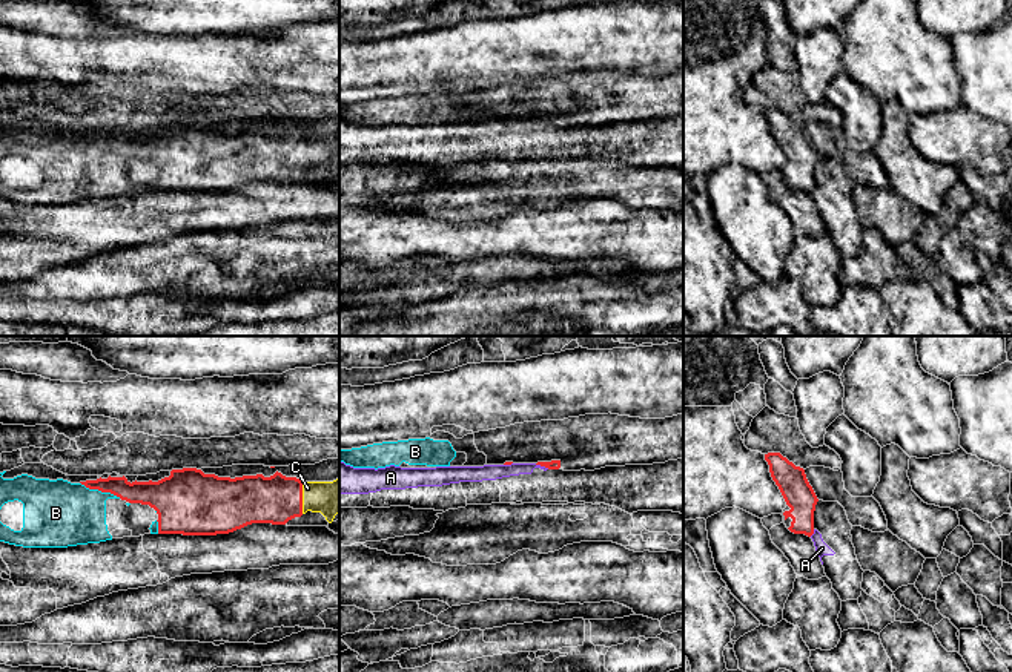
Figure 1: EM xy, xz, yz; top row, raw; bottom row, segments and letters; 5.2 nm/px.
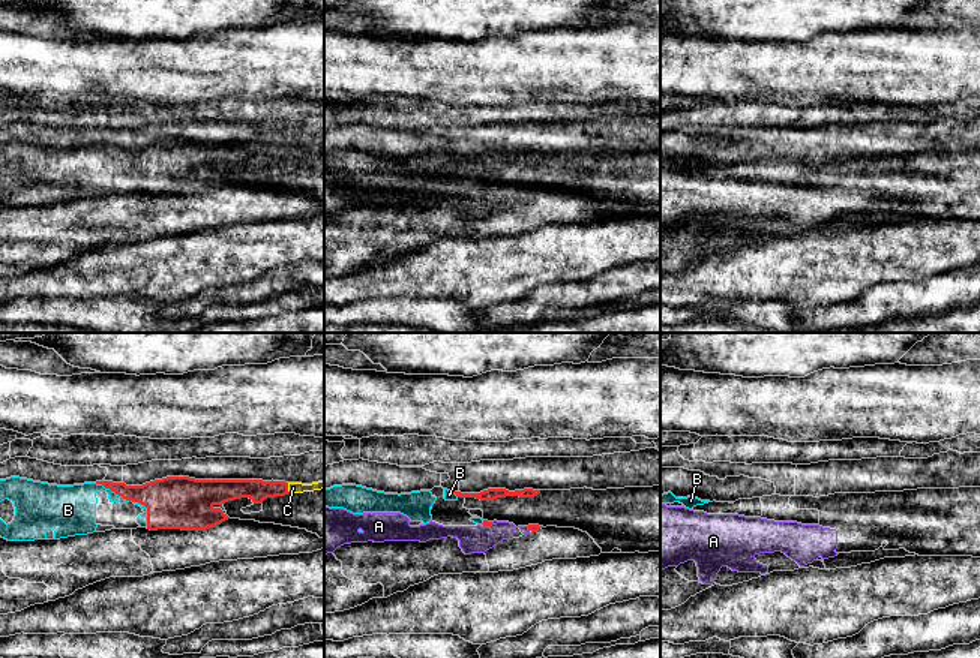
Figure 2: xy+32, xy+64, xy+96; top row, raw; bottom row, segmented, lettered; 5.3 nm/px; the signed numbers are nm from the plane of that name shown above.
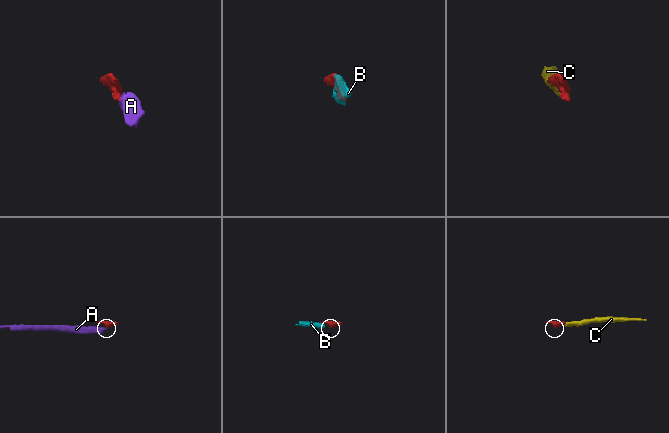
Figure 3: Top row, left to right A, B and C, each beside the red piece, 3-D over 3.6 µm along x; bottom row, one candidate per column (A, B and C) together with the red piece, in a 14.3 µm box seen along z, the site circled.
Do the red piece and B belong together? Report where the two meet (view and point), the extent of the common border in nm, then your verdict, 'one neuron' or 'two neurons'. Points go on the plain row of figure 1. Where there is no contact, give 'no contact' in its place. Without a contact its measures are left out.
xy (100, 146) | 240 nm | one neuron

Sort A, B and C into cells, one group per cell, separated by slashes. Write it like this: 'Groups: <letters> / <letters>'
Groups: A / B C

